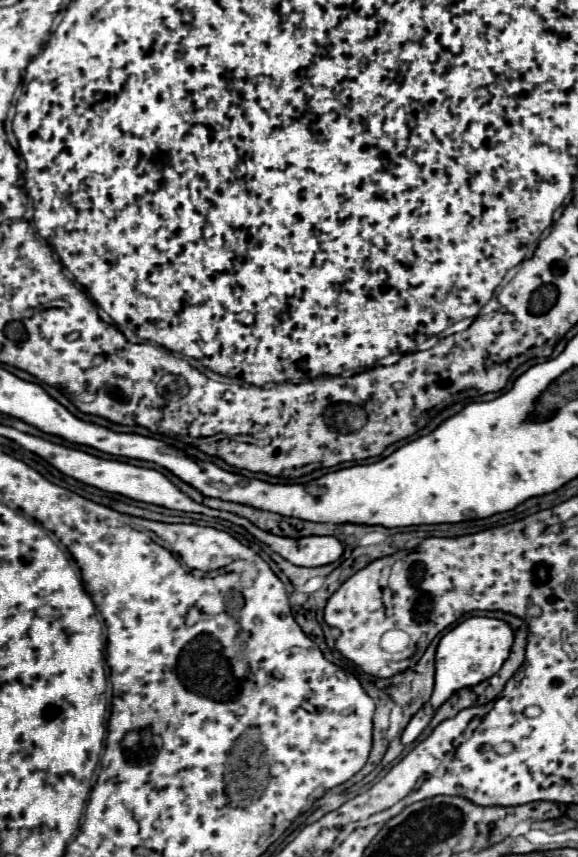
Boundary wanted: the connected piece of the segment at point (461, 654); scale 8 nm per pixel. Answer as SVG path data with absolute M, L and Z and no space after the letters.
M486 616L468 618L468 620L460 622L456 628L452 628L448 634L444 634L436 650L436 684L434 684L432 698L424 704L424 708L420 708L414 714L414 718L406 726L406 730L402 734L402 744L412 744L422 734L422 730L428 726L434 712L454 692L476 686L476 684L488 680L490 676L494 676L502 668L504 660L508 658L512 642L514 642L514 634L512 634L510 626L502 620L486 618Z

